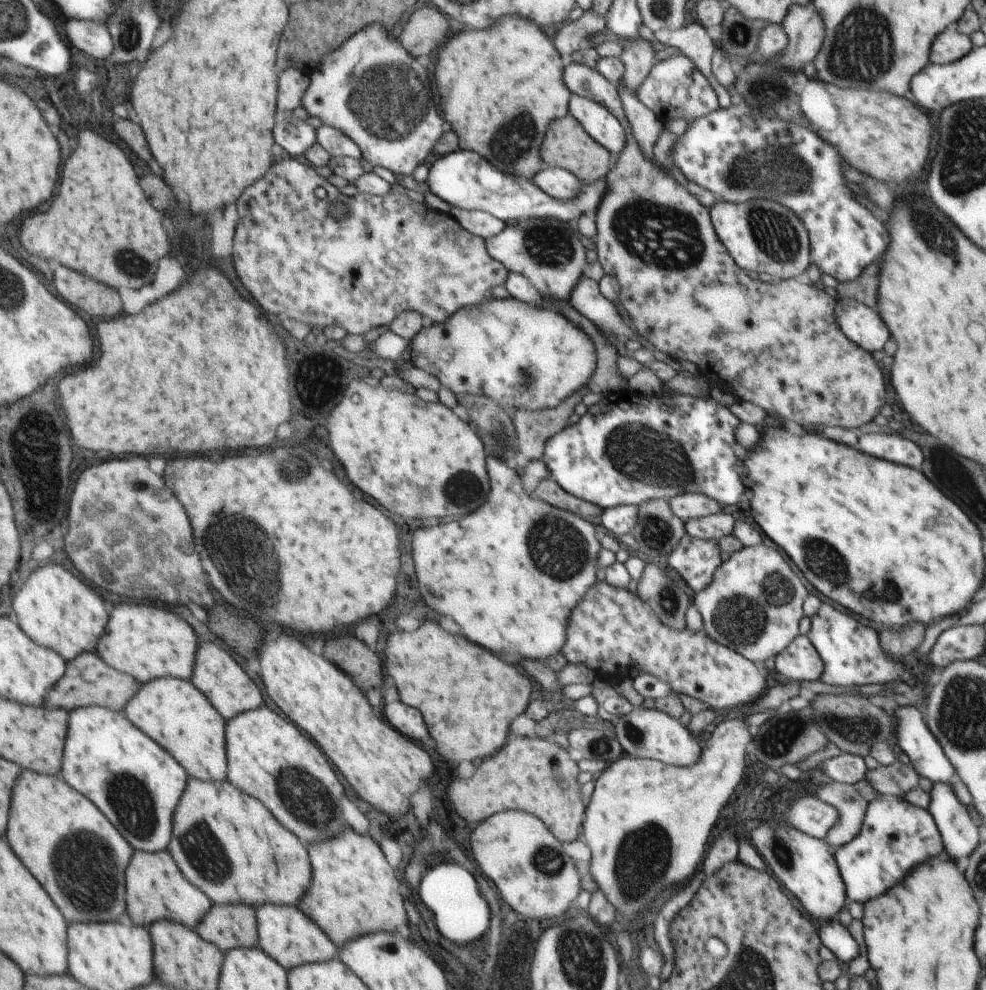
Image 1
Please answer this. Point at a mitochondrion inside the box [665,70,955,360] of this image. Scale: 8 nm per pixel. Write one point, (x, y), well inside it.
(778, 167)

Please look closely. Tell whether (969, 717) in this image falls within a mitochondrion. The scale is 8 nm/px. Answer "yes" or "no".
yes

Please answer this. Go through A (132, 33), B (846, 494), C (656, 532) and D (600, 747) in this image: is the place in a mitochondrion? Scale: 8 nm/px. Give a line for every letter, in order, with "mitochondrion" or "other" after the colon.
A: mitochondrion
B: other
C: mitochondrion
D: mitochondrion

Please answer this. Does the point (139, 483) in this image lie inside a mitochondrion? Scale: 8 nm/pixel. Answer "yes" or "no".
yes

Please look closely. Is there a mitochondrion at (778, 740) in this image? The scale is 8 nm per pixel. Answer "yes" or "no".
yes

